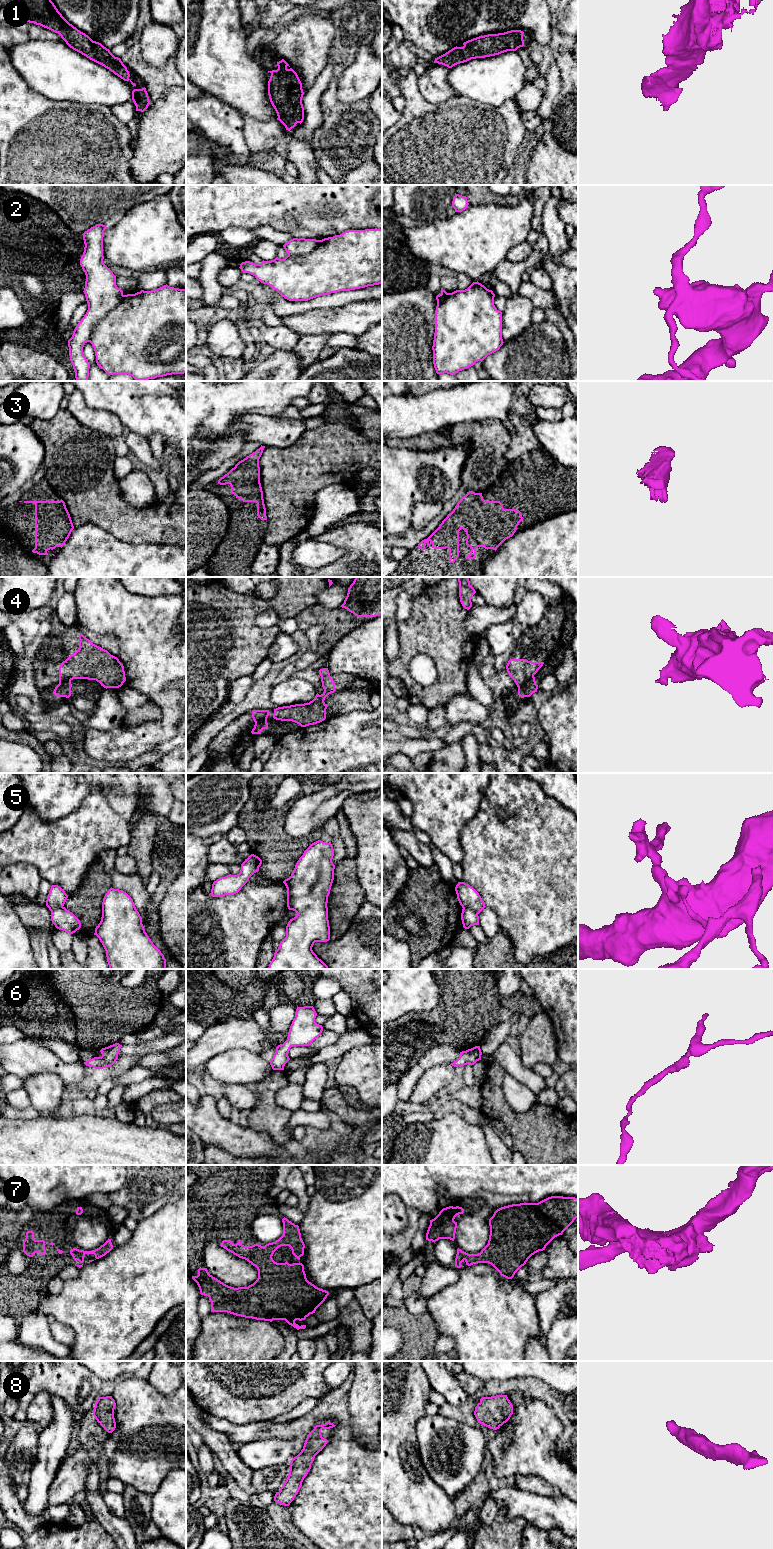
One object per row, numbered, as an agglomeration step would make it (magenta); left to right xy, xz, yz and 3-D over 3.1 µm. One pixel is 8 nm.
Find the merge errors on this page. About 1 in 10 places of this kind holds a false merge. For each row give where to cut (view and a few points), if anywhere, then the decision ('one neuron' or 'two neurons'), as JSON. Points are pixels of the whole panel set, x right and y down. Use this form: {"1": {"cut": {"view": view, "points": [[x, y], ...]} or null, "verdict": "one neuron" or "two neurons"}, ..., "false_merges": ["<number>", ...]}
{"1": {"cut": null, "verdict": "one neuron"}, "2": {"cut": {"view": "xy", "points": [[123, 295], [122, 299], [97, 323], [88, 341]]}, "verdict": "two neurons"}, "3": {"cut": null, "verdict": "one neuron"}, "4": {"cut": {"view": "yz", "points": [[533, 676], [518, 691]]}, "verdict": "two neurons"}, "5": {"cut": {"view": "yz", "points": [[463, 907], [469, 907], [478, 913]]}, "verdict": "two neurons"}, "6": {"cut": null, "verdict": "one neuron"}, "7": {"cut": null, "verdict": "one neuron"}, "8": {"cut": null, "verdict": "one neuron"}, "false_merges": ["2", "4", "5"]}

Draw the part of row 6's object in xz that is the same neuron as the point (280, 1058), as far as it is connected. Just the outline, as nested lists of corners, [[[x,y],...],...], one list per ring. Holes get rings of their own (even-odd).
[[[313,1006],[297,1007],[287,1040],[276,1047],[276,1052],[269,1061],[273,1070],[284,1070],[290,1060],[288,1053],[291,1047],[309,1046],[321,1035],[323,1027],[315,1022],[316,1016]]]

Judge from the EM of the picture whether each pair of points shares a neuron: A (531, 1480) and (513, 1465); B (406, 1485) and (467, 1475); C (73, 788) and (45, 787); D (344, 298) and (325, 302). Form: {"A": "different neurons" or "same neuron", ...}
{"A": "different neurons", "B": "different neurons", "C": "same neuron", "D": "same neuron"}

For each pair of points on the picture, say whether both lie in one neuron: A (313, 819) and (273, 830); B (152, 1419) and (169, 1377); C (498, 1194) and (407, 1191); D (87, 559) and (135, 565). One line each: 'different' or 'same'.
A: different
B: different
C: same
D: same

